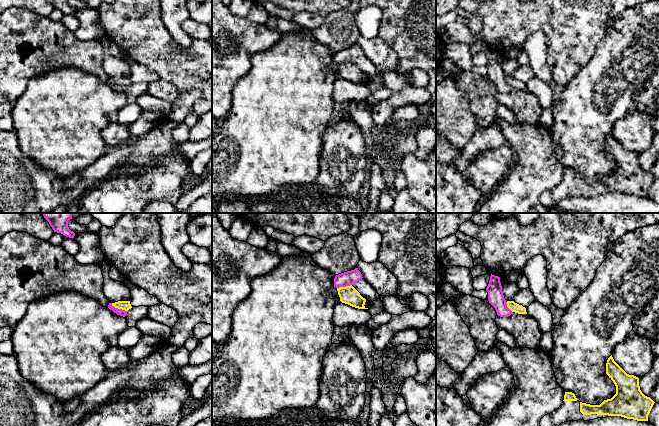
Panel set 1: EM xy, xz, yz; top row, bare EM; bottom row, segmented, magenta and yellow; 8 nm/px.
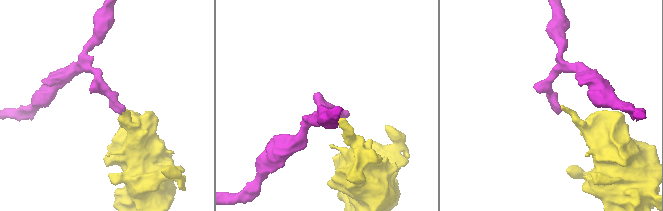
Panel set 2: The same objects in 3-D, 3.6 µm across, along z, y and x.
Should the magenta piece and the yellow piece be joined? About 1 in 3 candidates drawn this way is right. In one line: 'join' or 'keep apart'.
join

